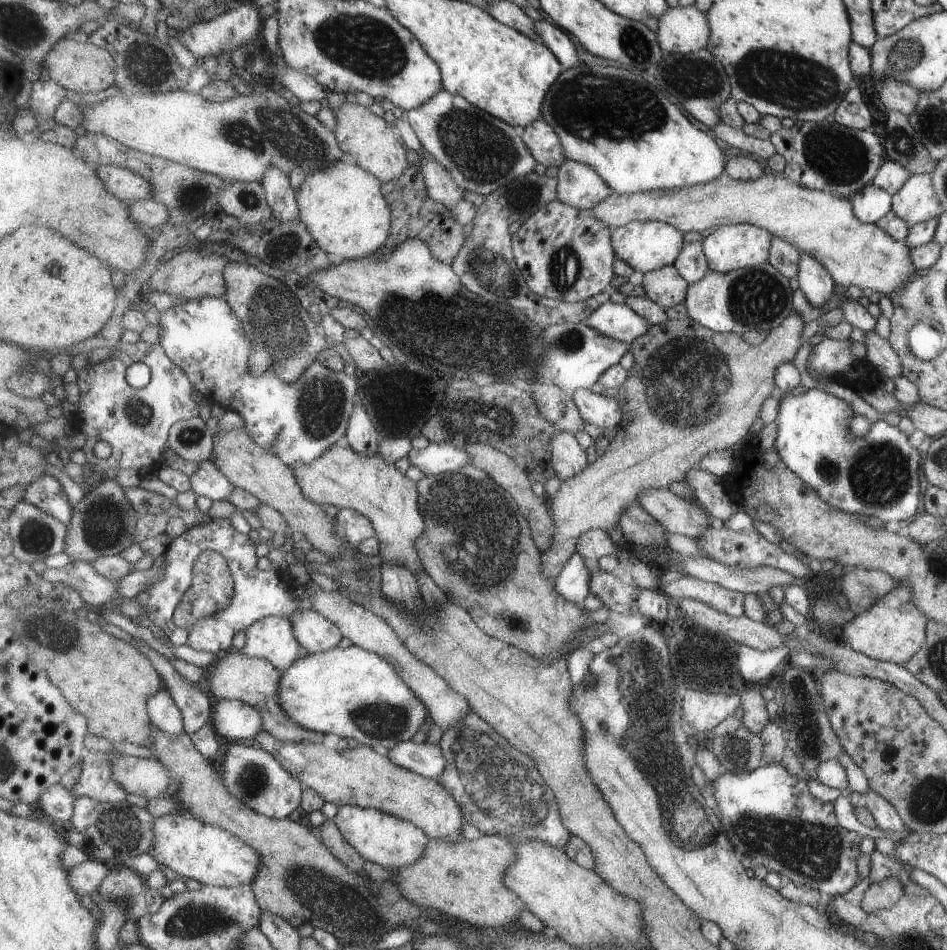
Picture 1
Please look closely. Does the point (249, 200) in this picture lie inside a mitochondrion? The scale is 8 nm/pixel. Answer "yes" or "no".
yes

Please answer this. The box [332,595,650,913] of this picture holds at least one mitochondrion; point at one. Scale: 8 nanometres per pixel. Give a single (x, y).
(496, 782)

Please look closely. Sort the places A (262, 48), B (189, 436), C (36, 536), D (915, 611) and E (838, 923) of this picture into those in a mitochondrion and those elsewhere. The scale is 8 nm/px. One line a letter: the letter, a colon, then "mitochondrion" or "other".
A: other
B: mitochondrion
C: mitochondrion
D: other
E: other

